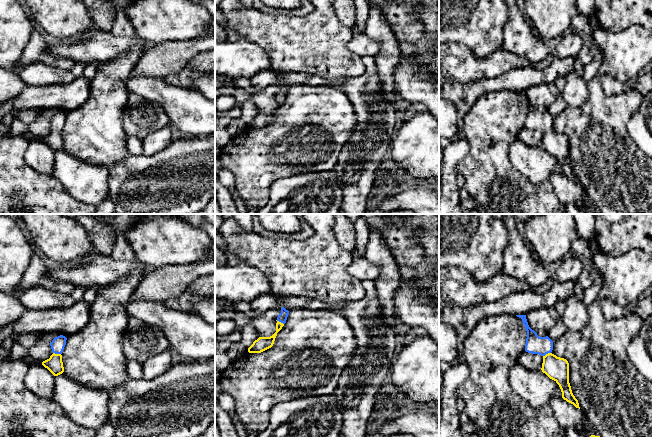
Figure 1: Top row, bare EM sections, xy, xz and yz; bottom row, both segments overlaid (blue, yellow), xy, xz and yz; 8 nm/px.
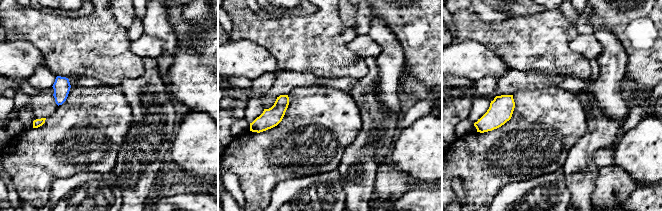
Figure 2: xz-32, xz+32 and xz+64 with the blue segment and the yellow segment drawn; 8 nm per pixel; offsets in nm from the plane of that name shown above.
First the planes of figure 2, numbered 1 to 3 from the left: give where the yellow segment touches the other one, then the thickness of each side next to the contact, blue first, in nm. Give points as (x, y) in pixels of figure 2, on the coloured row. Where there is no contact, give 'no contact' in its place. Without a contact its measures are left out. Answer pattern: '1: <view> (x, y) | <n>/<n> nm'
1: no contact
2: no contact
3: no contact

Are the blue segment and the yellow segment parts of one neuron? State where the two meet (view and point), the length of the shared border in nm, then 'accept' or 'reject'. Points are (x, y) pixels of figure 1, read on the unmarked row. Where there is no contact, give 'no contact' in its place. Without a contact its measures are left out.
meets blue in xy at (57, 129); contact 70 nm long; accept

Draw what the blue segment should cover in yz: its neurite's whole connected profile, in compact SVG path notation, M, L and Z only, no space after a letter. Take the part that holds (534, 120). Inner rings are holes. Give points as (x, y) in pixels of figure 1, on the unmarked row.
M526 91L516 92L522 95L527 107L525 127L532 130L539 130L543 133L542 148L559 161L564 176L580 185L578 176L573 171L569 159L568 137L551 129L553 126L553 117L548 112L539 113L537 109L529 103Z

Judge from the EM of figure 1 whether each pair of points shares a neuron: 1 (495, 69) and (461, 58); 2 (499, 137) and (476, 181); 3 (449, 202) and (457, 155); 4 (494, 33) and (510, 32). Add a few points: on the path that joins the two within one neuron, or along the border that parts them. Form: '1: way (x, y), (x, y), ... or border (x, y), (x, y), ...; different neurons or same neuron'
1: way (487, 68), (471, 68), (469, 66); same neuron
2: way (494, 148), (488, 154), (487, 170); same neuron
3: way (449, 190), (449, 167); same neuron
4: border (508, 10), (508, 21), (503, 30), (502, 45); different neurons

